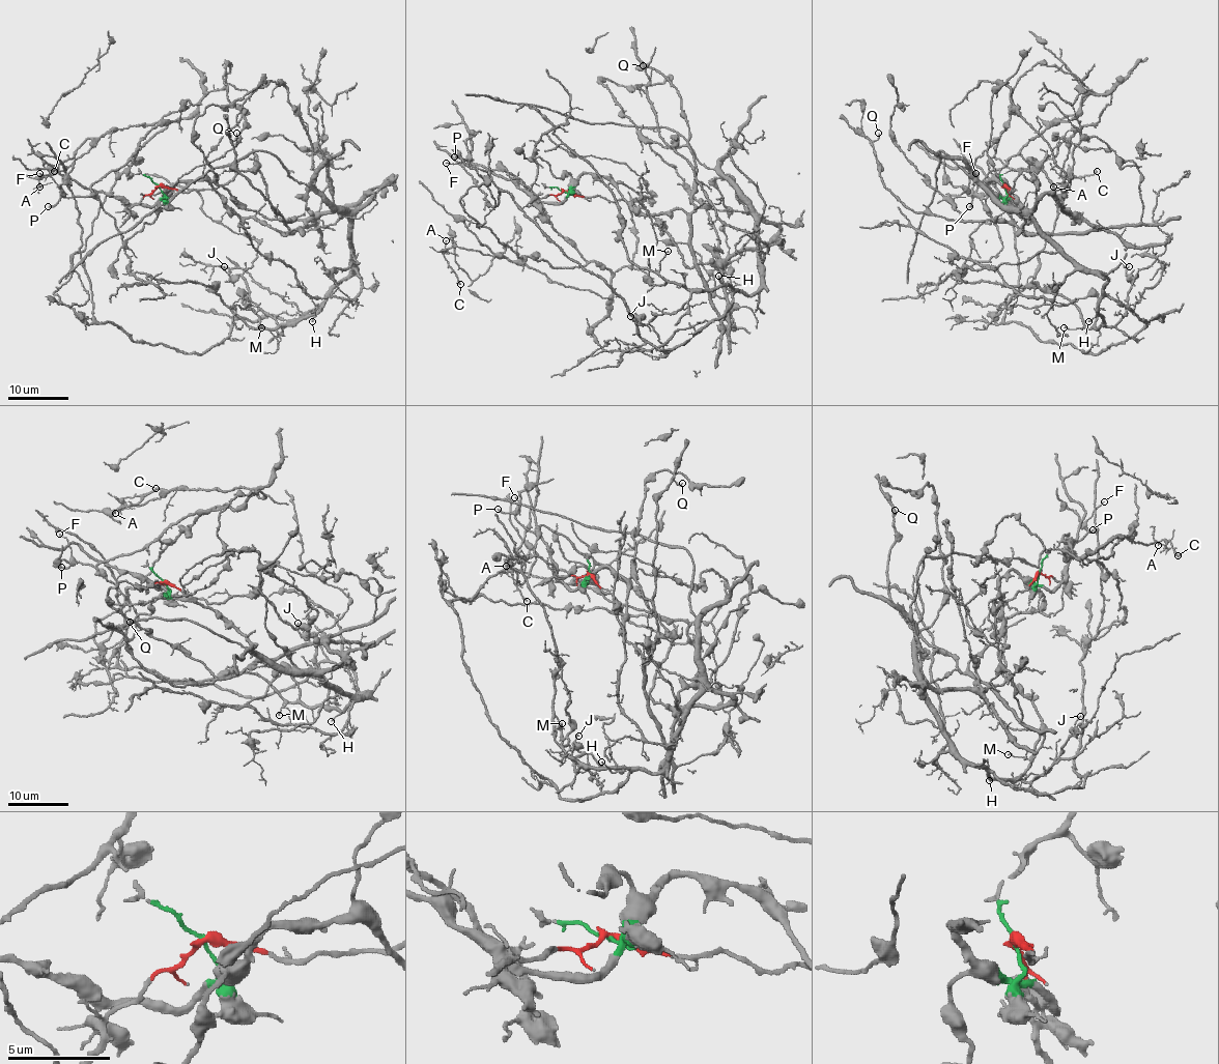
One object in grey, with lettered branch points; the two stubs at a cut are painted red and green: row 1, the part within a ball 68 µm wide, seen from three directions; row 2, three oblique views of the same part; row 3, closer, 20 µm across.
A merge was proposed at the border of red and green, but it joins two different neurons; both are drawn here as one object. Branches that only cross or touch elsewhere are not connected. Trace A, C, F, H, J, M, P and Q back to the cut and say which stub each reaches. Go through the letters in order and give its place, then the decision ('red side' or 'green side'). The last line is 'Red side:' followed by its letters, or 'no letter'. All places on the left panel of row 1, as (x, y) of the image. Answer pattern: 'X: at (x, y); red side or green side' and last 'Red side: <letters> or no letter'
A: at (39, 187); green side
C: at (54, 171); green side
F: at (39, 173); green side
H: at (312, 321); red side
J: at (224, 266); red side
M: at (261, 327); red side
P: at (48, 206); green side
Q: at (236, 133); green side
Red side: H, J, M

